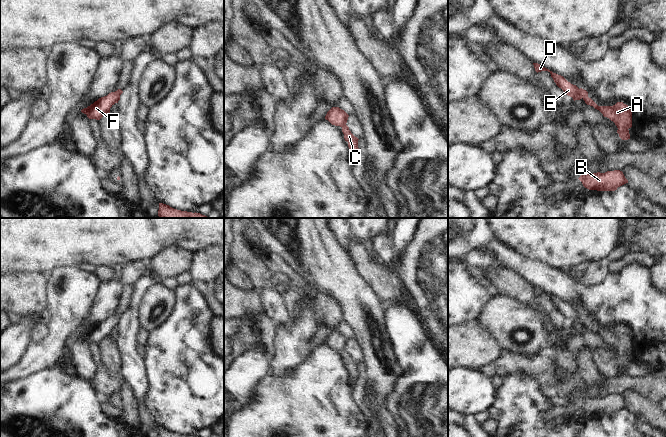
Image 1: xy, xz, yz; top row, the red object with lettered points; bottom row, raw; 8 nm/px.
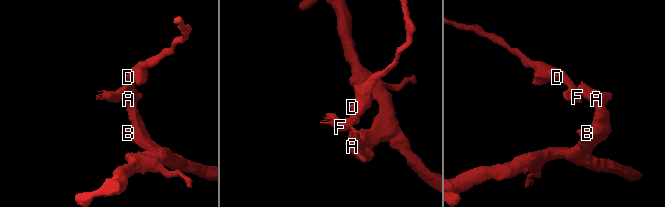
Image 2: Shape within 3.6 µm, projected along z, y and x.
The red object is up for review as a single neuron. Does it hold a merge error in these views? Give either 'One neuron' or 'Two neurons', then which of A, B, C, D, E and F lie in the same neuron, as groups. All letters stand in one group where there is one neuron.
Two neurons. Groups: A B C / D E F

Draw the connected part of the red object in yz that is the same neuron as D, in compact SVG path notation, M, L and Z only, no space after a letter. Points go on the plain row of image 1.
M533 287L533 289L537 297L541 295L548 295L551 298L551 301L553 302L556 309L561 312L566 319L572 321L574 325L582 323L579 312L576 309L571 308L563 300L553 297L538 287Z

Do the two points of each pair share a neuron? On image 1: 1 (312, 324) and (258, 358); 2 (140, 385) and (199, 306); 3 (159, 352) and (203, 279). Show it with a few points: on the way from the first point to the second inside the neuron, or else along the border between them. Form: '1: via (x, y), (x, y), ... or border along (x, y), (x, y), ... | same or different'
1: border along (271, 361), (272, 373) | different
2: border along (144, 357), (149, 379), (148, 398) | different
3: border along (192, 282), (200, 290), (211, 307) | different

